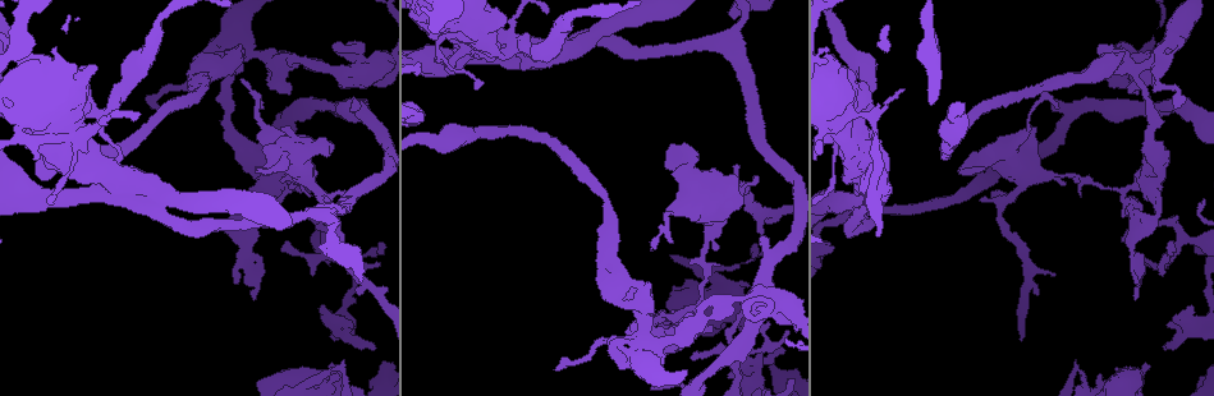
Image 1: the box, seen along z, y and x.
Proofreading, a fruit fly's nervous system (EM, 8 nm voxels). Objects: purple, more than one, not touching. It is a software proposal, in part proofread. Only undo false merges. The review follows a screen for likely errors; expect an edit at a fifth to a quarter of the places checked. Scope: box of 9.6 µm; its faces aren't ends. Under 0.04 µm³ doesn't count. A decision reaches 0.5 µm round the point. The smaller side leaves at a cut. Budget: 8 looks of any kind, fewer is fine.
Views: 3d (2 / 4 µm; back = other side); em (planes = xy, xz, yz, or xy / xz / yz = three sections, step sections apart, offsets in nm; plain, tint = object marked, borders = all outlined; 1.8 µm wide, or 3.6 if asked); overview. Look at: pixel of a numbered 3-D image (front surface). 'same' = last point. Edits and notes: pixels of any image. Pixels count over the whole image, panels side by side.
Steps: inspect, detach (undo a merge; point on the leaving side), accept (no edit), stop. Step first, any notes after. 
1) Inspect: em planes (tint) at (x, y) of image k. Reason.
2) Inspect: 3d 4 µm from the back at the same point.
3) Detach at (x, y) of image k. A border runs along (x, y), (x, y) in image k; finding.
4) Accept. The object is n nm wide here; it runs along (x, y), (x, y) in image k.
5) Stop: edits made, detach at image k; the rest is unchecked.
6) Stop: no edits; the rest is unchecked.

Inspect: em planes (borders) at (1118, 191) of image 1. Branch point.

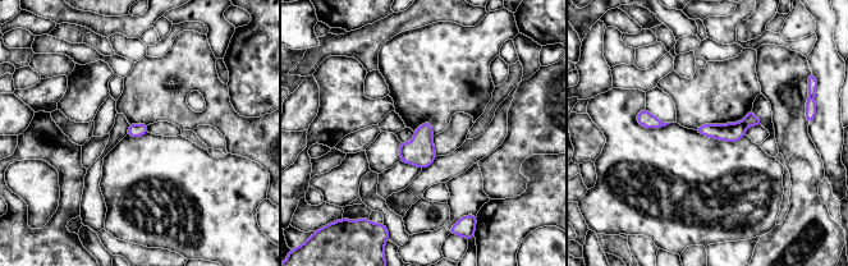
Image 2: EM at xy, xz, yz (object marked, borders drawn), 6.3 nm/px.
Detach at (729, 132) of image 2. A border runs along (741, 122), (746, 125) in image 2; a second cell is stuck on.

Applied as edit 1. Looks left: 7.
Inspect: 3d 2 µm from the back at (643, 327) of image 1.

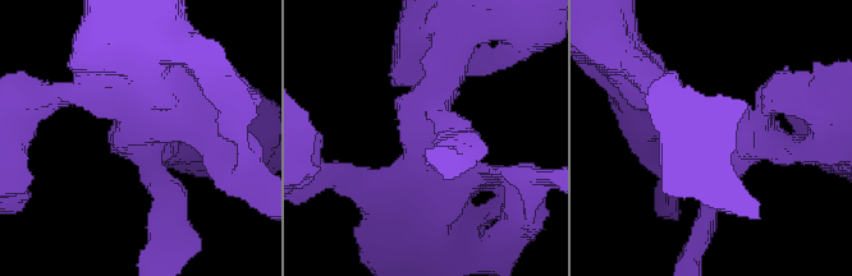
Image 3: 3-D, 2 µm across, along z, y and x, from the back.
Inspect: em xz step 4 (tint) at (137, 134) of image 3. Now the EM.

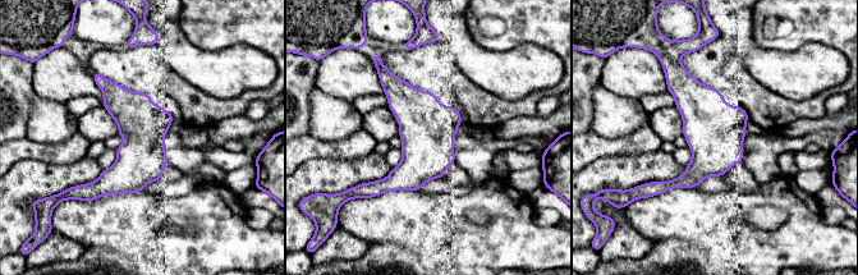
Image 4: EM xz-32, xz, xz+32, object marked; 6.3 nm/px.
Accept. The object is 300 nm wide here; all the same cell.

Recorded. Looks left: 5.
Inspect: 3d 4 µm at (731, 319) of image 1. Sharp bend.

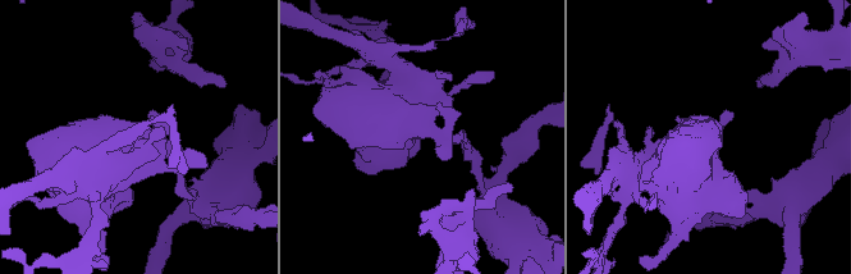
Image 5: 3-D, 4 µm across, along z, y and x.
Inspect: em yz step 16 (tint) at (426, 130) of image 5.

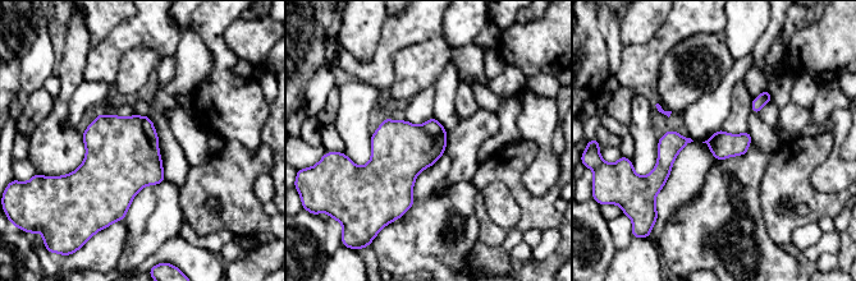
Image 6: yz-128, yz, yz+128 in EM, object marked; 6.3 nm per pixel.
Inspect: em xy step 8 (tint) at the same point. Cut it another way.

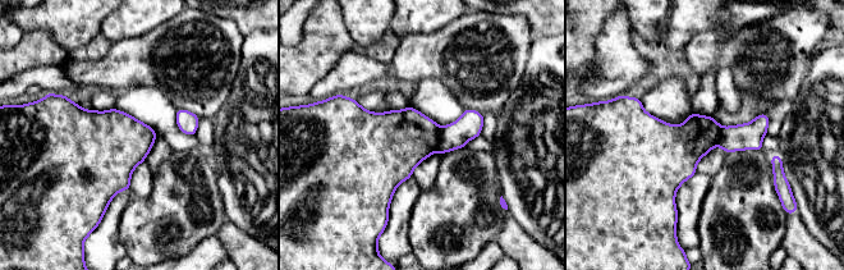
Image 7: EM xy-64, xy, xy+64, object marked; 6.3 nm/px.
Detach at (453, 136) of image 7. The object is 260 nm wide here; a border runs along (440, 127), (436, 150) in image 7; a second cell is stuck on.

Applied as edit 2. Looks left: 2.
Inspect: overview. See it whole again.

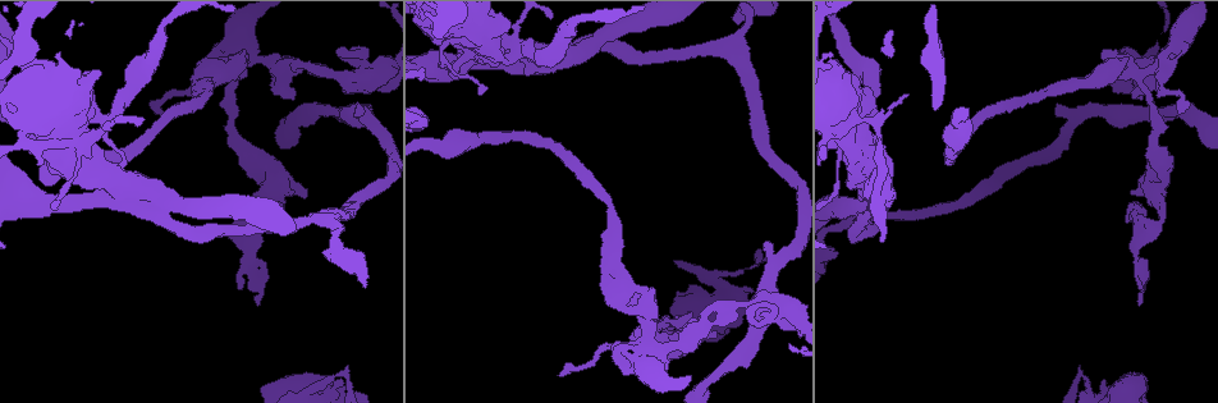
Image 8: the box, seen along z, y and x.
Inspect: em planes (tint) at (89, 114) of image 8. Closes a loop.

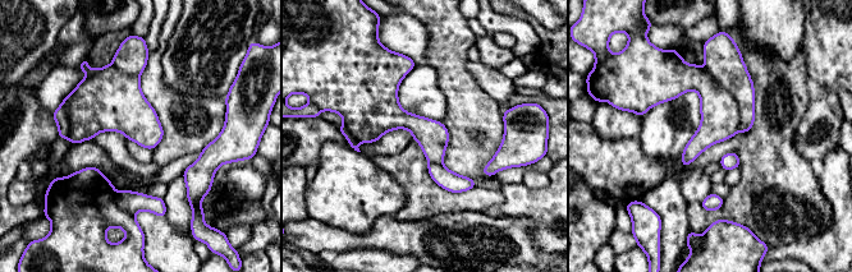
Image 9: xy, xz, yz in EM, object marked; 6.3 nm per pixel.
Detach at (727, 67) of image 9. A border runs along (717, 82), (736, 101), (740, 129) in image 9; two cells meet here.

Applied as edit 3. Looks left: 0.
Stop: edits made, detach at image 2, detach at image 7, detach at image 9; the rest is unchecked.

